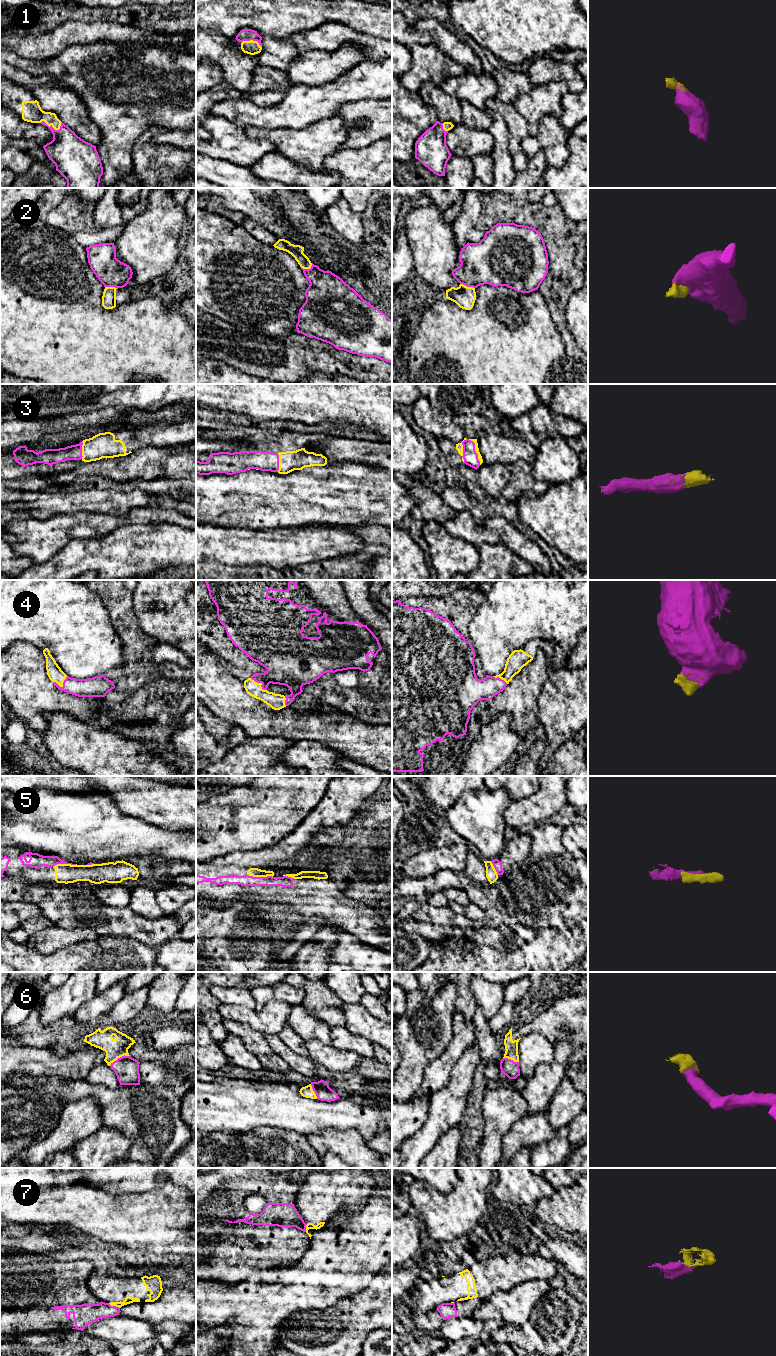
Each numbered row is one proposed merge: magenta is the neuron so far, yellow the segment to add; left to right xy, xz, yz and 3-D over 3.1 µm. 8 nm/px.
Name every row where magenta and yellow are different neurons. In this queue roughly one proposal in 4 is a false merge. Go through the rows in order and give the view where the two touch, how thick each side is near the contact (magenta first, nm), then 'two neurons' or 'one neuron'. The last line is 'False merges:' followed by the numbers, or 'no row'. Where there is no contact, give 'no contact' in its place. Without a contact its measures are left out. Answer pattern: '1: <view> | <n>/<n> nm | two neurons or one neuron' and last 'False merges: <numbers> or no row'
1: xy | 300/160 nm | one neuron
2: yz | 360/170 nm | one neuron
3: yz | 120/30 nm | one neuron
4: xz | 320/130 nm | one neuron
5: xz | 90/80 nm | one neuron
6: xy | 200/160 nm | one neuron
7: xy | 170/60 nm | two neurons
False merges: 7

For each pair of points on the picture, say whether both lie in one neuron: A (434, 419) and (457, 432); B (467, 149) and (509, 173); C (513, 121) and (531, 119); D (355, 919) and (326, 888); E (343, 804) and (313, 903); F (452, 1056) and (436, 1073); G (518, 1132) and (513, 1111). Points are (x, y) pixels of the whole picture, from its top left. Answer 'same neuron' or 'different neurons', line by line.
A: same neuron
B: different neurons
C: different neurons
D: same neuron
E: same neuron
F: same neuron
G: different neurons

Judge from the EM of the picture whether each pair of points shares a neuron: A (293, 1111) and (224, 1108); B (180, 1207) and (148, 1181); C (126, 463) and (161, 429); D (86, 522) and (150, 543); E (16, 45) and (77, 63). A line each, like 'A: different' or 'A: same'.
A: same
B: different
C: different
D: different
E: different

